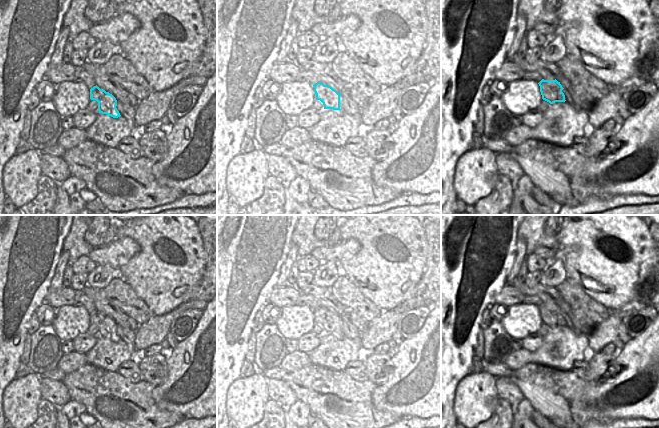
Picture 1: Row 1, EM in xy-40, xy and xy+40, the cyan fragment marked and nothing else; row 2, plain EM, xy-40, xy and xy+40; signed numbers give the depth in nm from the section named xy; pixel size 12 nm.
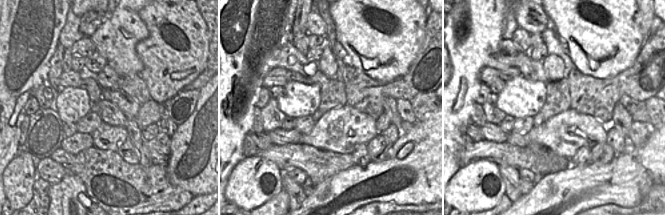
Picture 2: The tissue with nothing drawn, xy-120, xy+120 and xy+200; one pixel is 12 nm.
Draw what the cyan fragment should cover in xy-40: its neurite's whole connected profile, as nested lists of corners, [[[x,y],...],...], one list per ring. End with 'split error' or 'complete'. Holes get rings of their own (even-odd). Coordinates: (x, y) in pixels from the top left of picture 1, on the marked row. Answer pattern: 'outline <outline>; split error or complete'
outline [[[97,85],[90,89],[90,99],[98,102],[98,111],[100,113],[107,114],[113,118],[121,116],[116,108],[116,98],[109,92],[100,89]]]; complete

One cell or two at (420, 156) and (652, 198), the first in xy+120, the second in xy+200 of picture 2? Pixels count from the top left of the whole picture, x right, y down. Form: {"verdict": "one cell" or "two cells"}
{"verdict": "two cells"}

